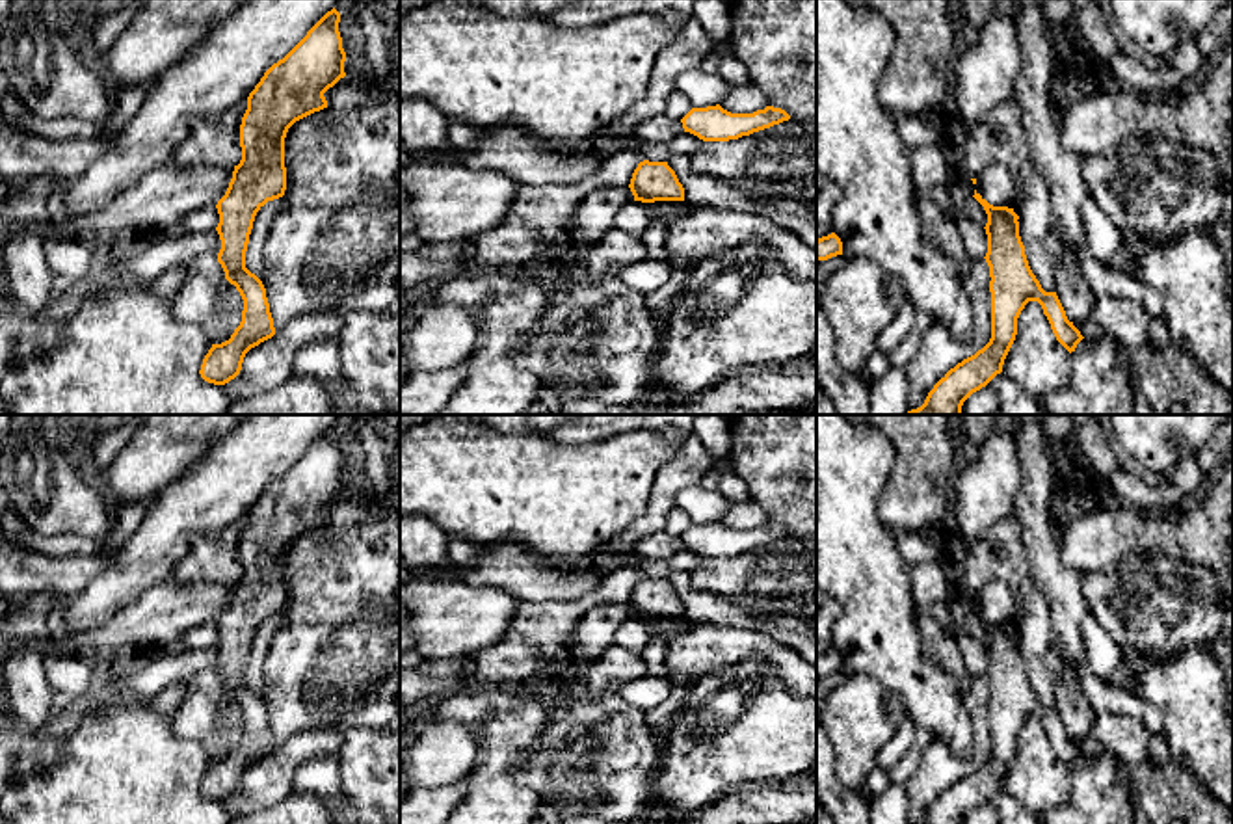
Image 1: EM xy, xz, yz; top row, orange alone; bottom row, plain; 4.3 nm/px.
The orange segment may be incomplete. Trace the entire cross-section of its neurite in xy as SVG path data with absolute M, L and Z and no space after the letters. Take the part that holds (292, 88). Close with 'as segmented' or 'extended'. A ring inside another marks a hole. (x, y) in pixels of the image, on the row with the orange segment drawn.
M327 11L307 35L273 63L247 97L240 125L242 160L216 208L225 279L244 299L242 322L229 340L212 344L201 378L214 385L234 379L245 353L275 335L262 281L245 268L245 251L257 212L285 195L285 138L288 128L324 108L324 93L346 76L340 13Z; as segmented

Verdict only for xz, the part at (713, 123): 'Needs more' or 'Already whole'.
Already whole

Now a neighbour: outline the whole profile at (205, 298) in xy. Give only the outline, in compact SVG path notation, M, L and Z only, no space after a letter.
M212 251L188 262L188 277L171 301L173 316L199 326L212 344L229 340L242 322L244 299Z

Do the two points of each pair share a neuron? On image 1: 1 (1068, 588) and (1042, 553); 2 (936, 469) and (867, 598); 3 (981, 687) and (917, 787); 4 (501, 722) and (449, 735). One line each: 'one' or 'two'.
1: one
2: two
3: one
4: two

